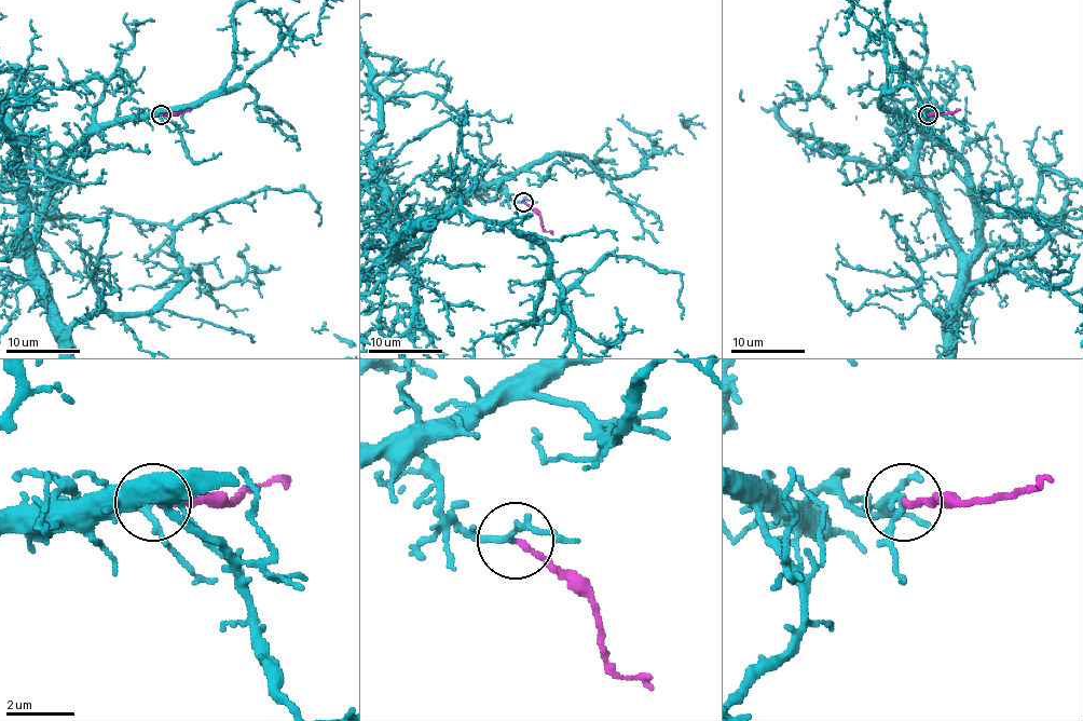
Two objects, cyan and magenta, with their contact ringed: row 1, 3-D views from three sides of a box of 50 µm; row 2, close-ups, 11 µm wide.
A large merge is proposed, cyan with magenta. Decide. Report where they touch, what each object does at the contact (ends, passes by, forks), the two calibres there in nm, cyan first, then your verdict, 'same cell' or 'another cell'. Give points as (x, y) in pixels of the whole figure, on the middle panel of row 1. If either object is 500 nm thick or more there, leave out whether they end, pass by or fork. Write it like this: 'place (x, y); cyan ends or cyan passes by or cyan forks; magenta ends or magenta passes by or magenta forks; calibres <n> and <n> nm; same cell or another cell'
place (523, 202); cyan passes by; magenta ends; calibres 140 and 190 nm; same cell

